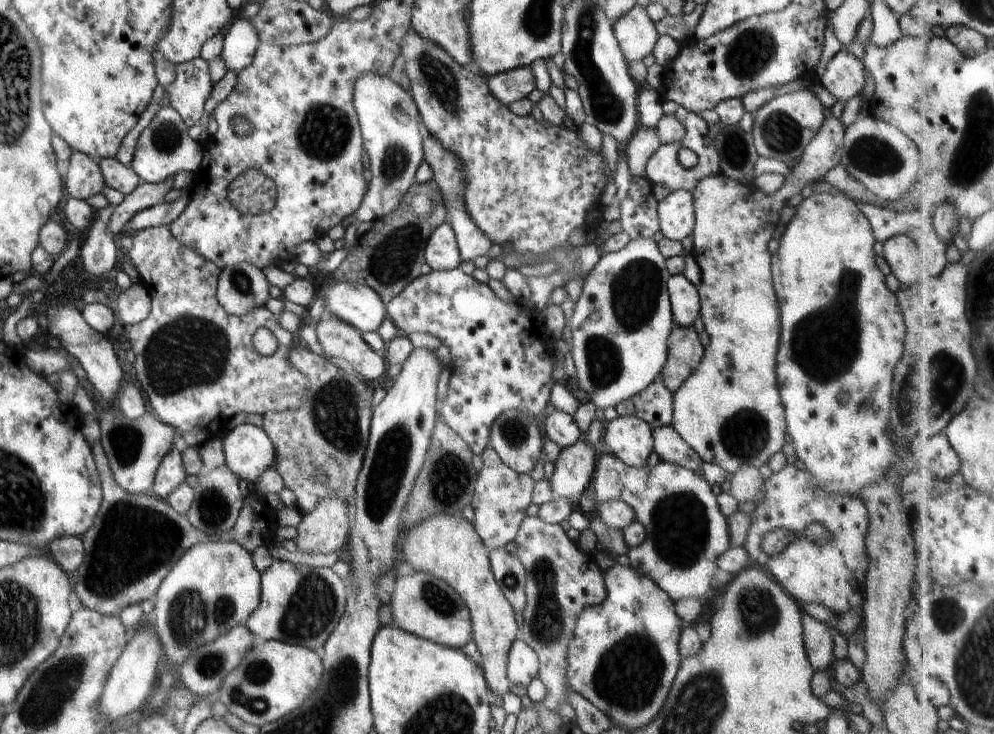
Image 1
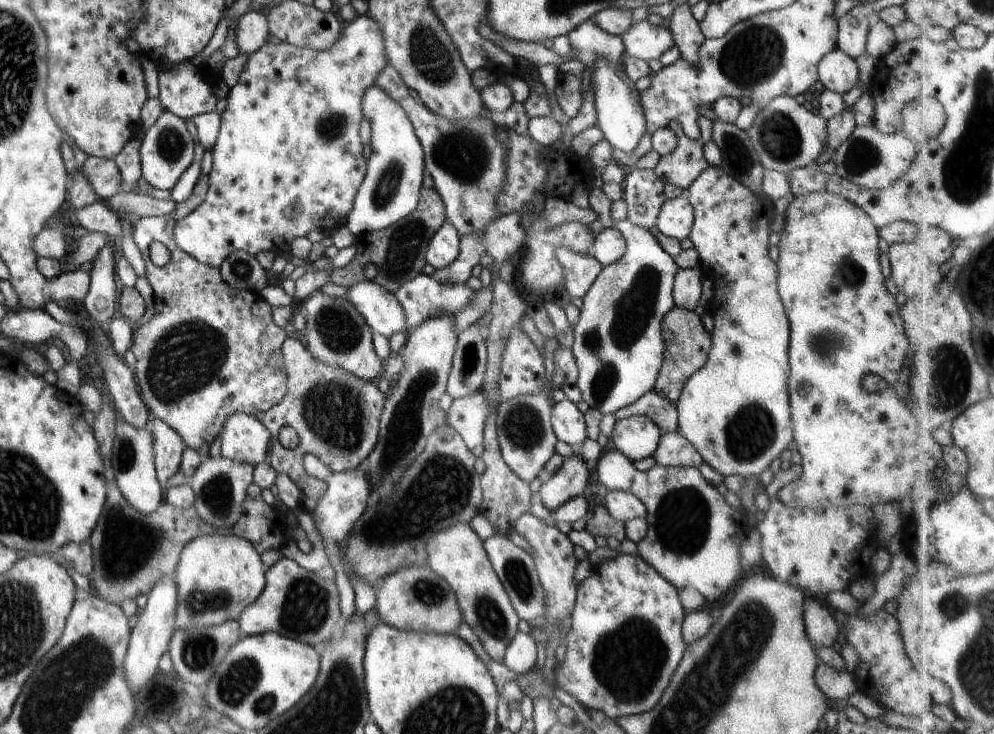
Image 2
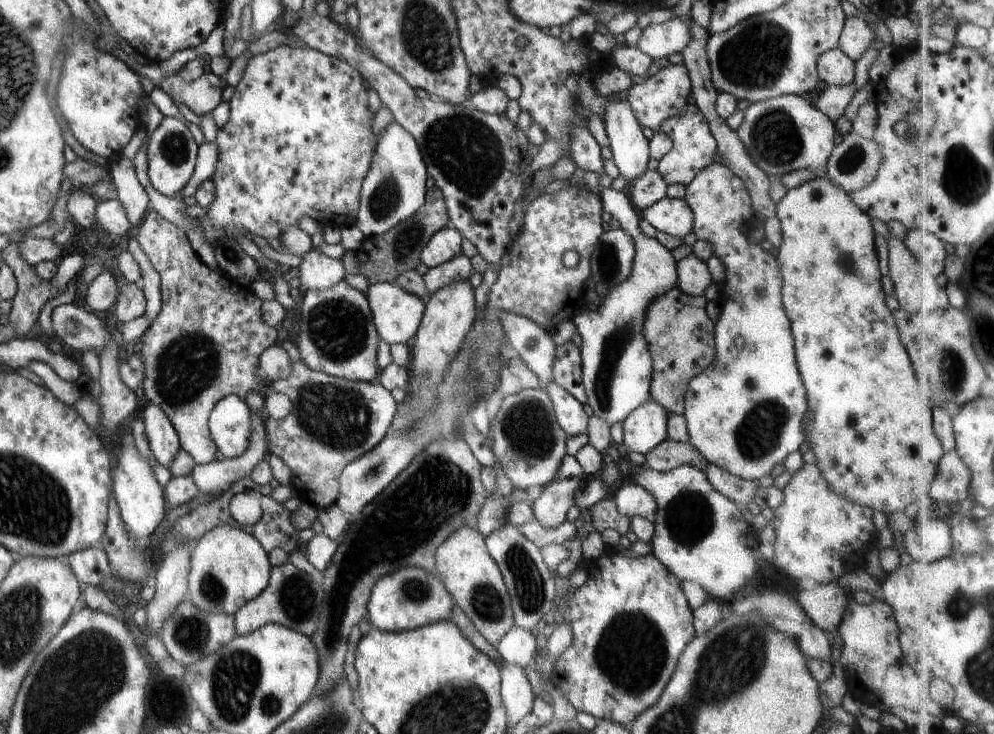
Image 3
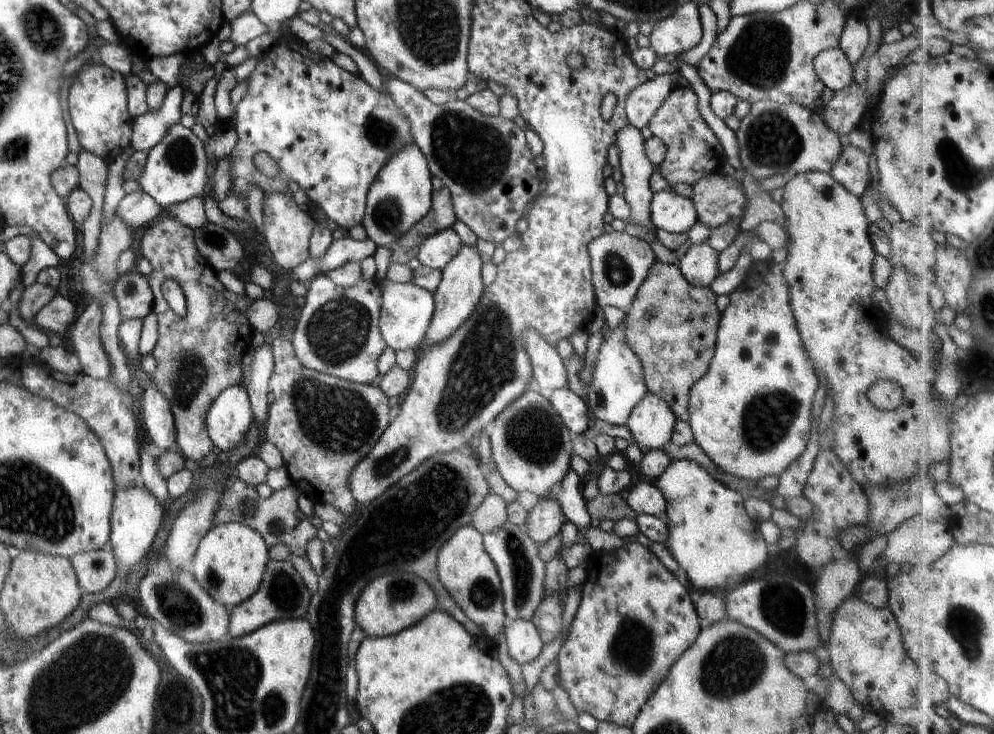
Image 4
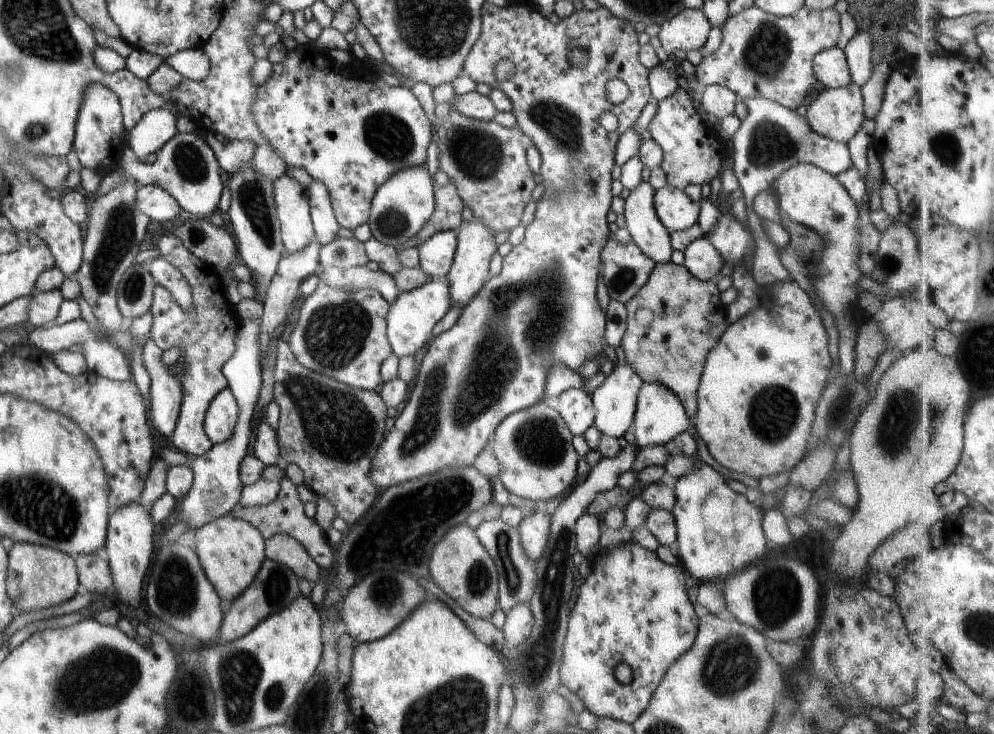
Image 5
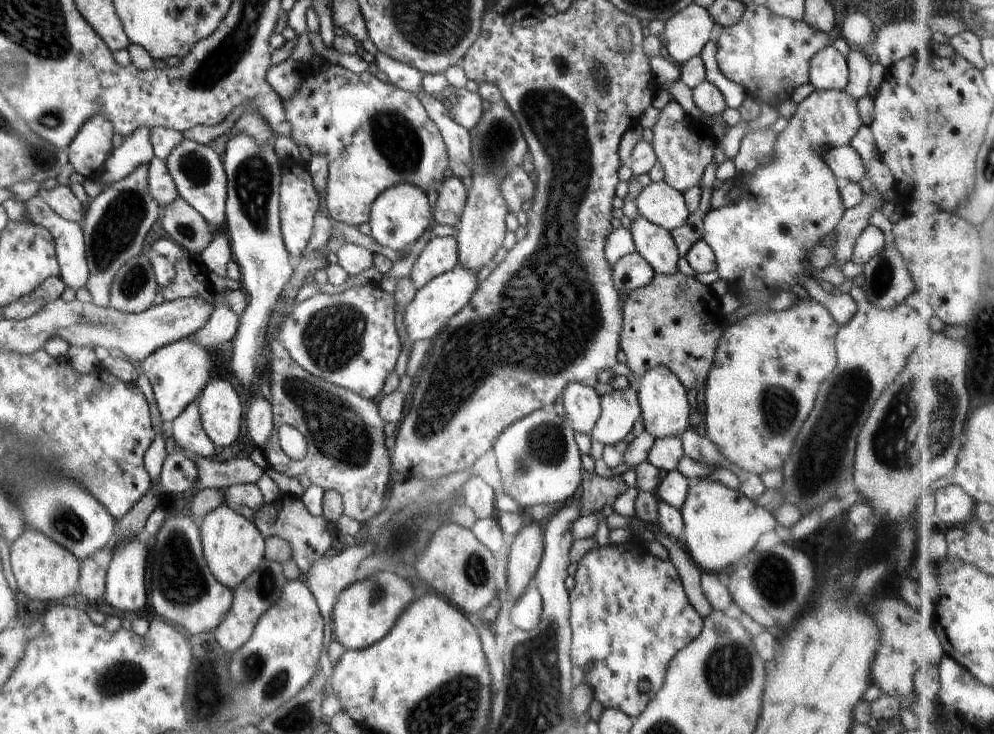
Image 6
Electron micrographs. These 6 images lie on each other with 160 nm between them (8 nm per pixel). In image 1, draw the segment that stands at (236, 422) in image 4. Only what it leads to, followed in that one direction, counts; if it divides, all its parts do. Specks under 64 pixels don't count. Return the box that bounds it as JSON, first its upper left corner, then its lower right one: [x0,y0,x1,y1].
[222,424,276,493]

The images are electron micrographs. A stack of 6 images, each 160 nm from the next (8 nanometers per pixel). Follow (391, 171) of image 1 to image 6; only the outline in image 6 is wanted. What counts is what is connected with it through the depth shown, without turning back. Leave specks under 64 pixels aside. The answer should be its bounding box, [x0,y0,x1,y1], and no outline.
[369,182,430,249]

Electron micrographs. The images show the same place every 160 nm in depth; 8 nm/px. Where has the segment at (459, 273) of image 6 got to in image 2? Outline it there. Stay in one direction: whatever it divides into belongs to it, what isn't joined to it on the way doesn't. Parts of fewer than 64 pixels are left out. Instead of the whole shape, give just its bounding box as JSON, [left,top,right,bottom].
[343,280,408,338]

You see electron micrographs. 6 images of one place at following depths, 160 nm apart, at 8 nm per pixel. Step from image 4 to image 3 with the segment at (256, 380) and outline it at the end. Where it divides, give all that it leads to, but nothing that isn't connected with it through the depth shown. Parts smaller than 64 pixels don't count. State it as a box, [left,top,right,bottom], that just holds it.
[190,413,269,497]

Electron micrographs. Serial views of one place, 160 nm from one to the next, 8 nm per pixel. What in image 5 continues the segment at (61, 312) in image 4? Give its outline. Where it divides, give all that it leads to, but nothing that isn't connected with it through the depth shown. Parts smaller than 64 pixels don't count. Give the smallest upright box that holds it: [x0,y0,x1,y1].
[28,289,63,329]

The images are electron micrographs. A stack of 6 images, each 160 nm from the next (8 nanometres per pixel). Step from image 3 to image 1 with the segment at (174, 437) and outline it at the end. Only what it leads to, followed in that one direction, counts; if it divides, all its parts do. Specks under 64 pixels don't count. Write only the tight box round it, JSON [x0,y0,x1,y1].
[151,443,187,500]

